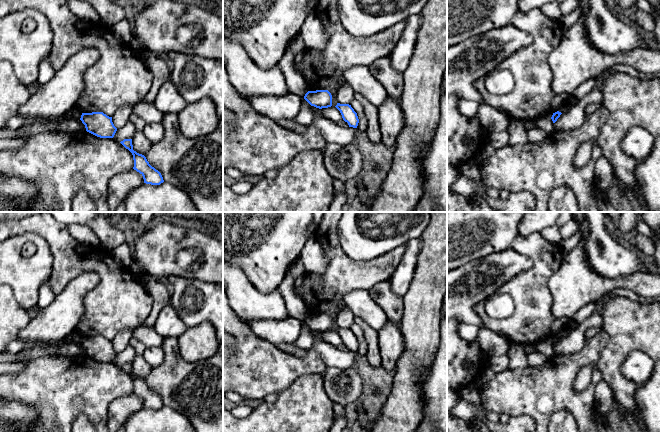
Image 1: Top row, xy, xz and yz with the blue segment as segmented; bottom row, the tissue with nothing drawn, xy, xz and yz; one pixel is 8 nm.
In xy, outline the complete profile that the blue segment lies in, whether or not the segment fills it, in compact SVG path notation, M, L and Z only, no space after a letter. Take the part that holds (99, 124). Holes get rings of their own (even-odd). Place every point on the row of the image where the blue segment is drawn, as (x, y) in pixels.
M103 112L82 113L80 120L87 132L100 138L113 138L117 131L112 117Z

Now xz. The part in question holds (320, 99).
M328 90L308 91L304 99L316 108L328 108L332 106L332 95Z

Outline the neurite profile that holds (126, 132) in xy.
M128 121L128 123L123 126L122 128L117 129L114 137L112 139L121 142L124 139L132 139L134 134L136 132L136 129L131 121Z

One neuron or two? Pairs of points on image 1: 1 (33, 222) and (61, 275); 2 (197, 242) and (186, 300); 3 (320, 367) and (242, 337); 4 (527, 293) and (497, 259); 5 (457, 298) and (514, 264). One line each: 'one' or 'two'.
1: one
2: two
3: one
4: two
5: one

